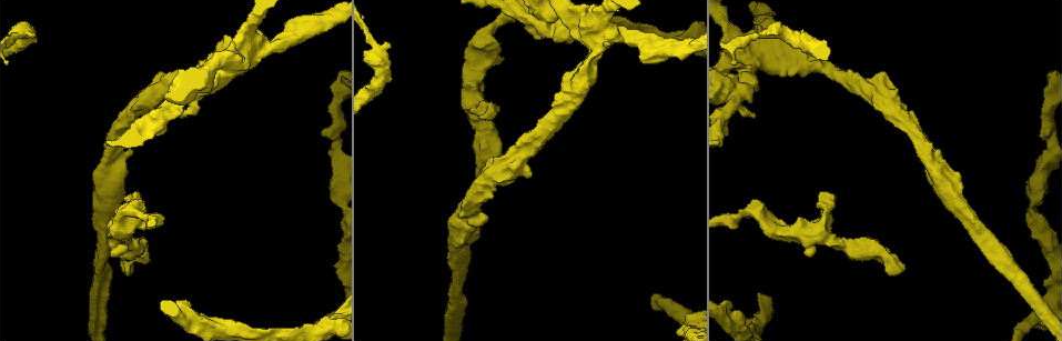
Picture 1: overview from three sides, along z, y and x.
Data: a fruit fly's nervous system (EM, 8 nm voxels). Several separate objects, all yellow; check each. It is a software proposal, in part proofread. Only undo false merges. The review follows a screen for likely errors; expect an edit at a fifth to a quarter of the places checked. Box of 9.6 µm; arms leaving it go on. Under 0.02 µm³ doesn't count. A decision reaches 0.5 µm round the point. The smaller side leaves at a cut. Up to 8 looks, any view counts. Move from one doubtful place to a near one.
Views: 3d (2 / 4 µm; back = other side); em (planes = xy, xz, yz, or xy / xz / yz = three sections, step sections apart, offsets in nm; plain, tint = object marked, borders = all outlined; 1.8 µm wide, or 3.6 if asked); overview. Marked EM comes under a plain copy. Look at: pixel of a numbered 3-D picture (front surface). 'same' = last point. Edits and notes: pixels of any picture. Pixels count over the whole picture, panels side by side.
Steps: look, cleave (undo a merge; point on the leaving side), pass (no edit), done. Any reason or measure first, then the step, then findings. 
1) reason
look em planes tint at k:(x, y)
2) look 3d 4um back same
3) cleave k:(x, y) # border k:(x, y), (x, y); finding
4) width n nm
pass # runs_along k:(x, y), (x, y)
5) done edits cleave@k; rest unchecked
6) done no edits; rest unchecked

touches itself
look em 3.6um xz step 8 tint at 1:(730, 82)

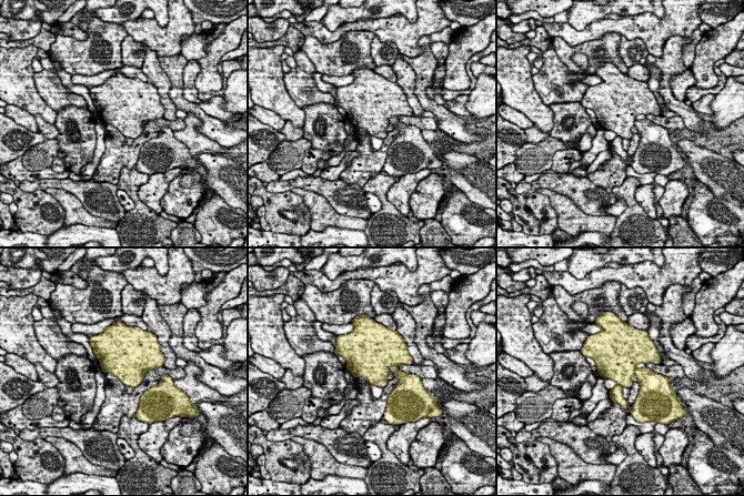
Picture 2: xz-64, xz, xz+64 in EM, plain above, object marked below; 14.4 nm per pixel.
cleave 2:(649, 380) # a second neuron is stuck on

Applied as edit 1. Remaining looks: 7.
see it whole again
look overview

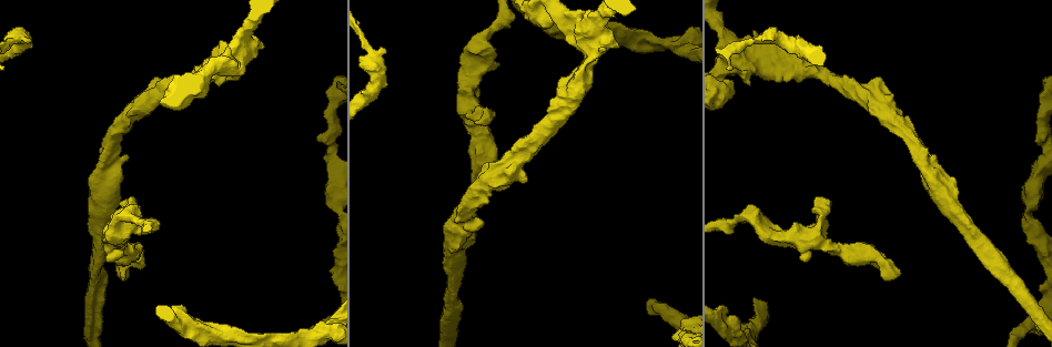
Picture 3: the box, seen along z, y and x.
sudden change in width
look 3d 2um at 3:(17, 39)

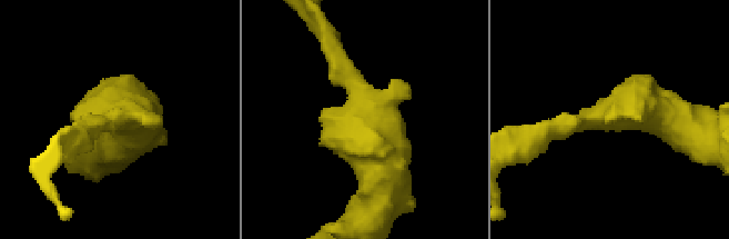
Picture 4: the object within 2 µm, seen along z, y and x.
now the EM
look em planes tint at 4:(582, 122)

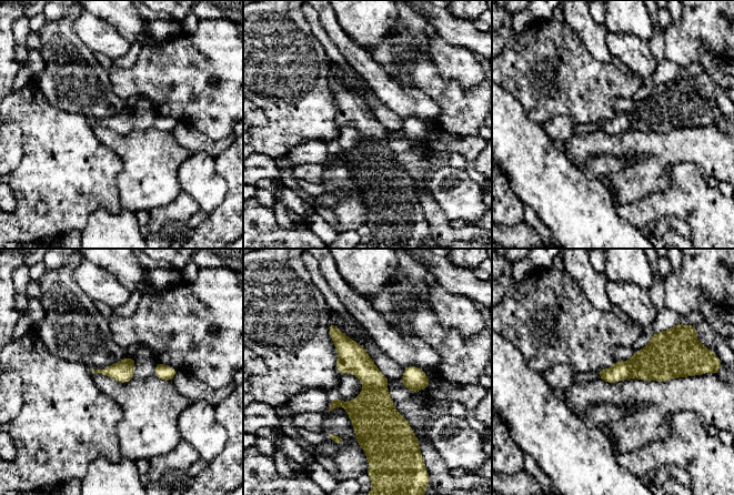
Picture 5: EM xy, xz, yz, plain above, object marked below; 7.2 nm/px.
pass # runs_along 5:(332, 326), (370, 375), (362, 440); all the same neuron

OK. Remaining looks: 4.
abrupt turn
look em xy step 8 tint at 3:(817, 238)

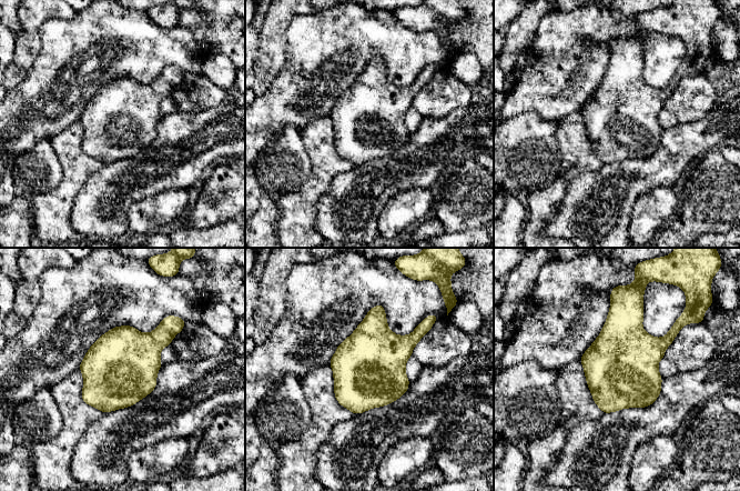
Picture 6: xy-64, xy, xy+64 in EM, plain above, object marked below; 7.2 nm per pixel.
cut it another way
look em planes borders same

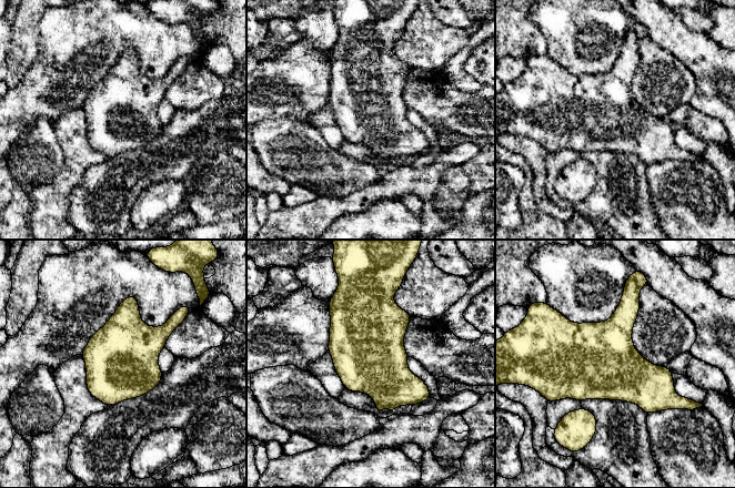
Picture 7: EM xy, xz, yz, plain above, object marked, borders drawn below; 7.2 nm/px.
pass # one neuron here

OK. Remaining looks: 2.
done edits cleave@2; rest unchecked

